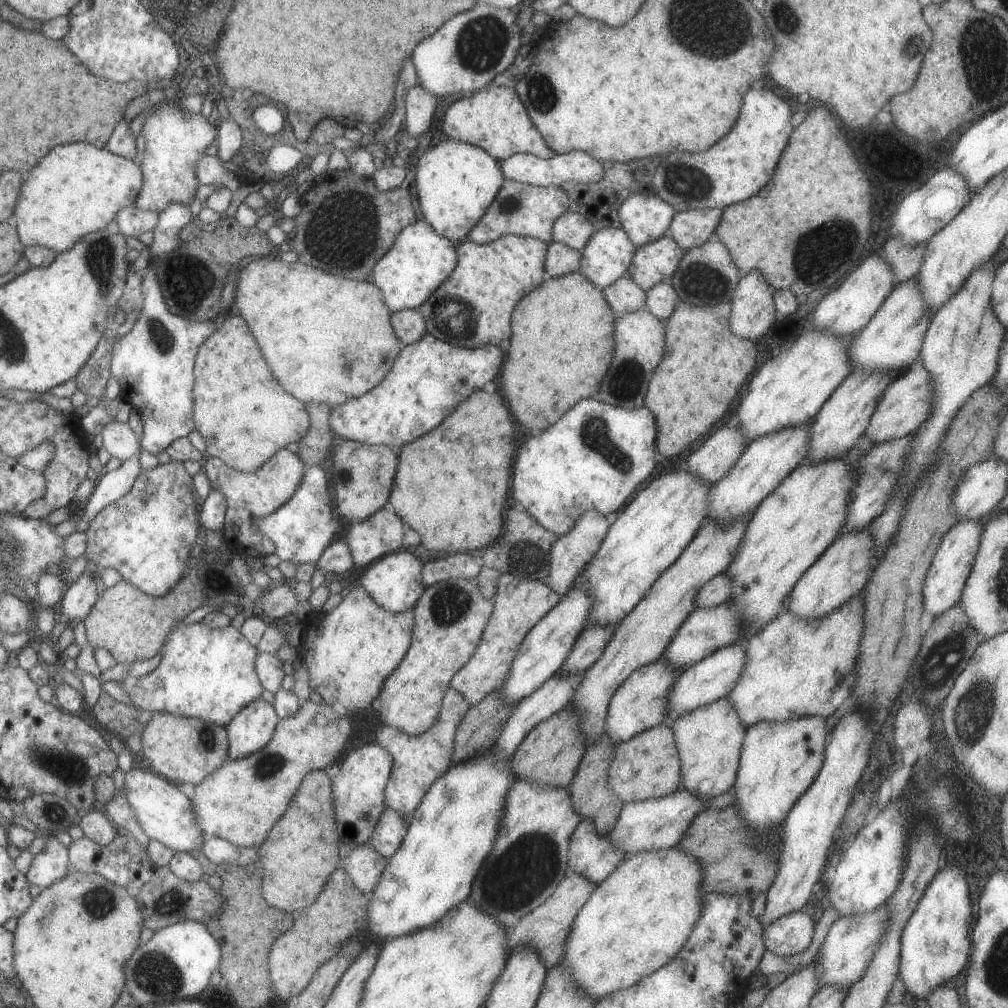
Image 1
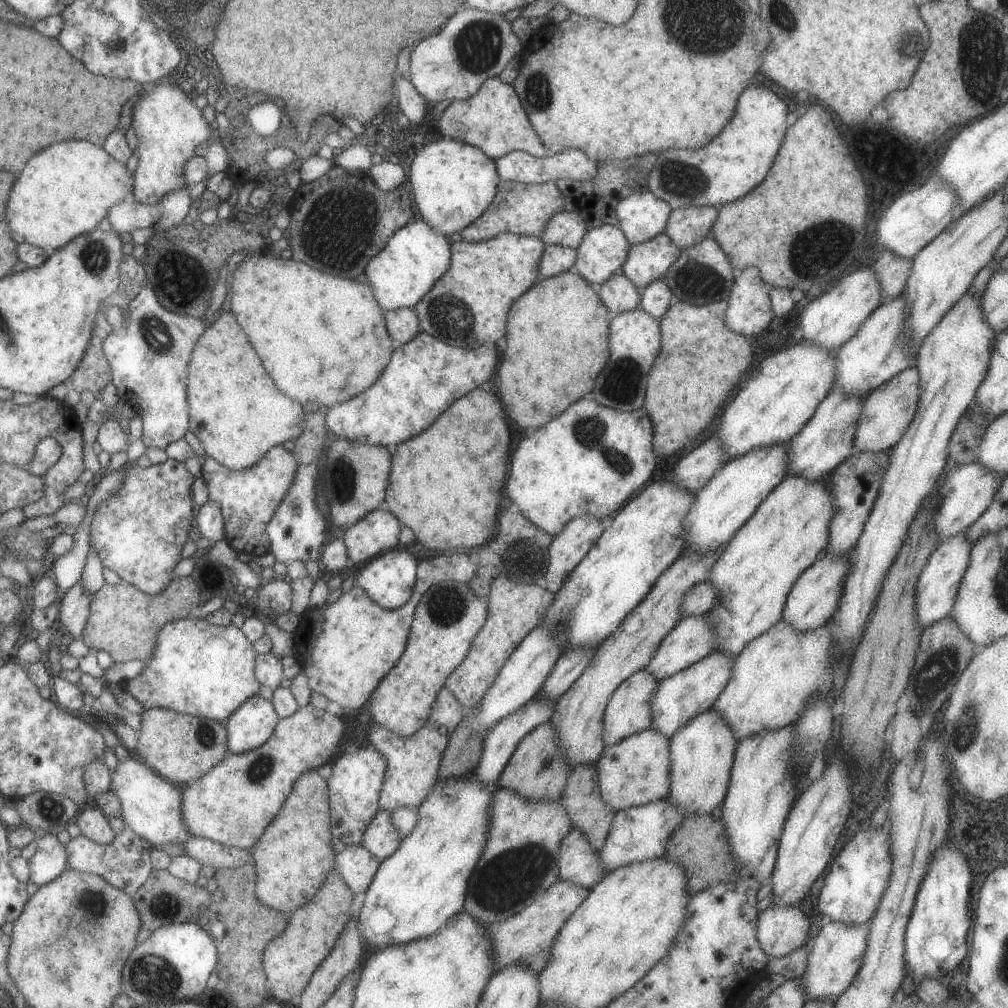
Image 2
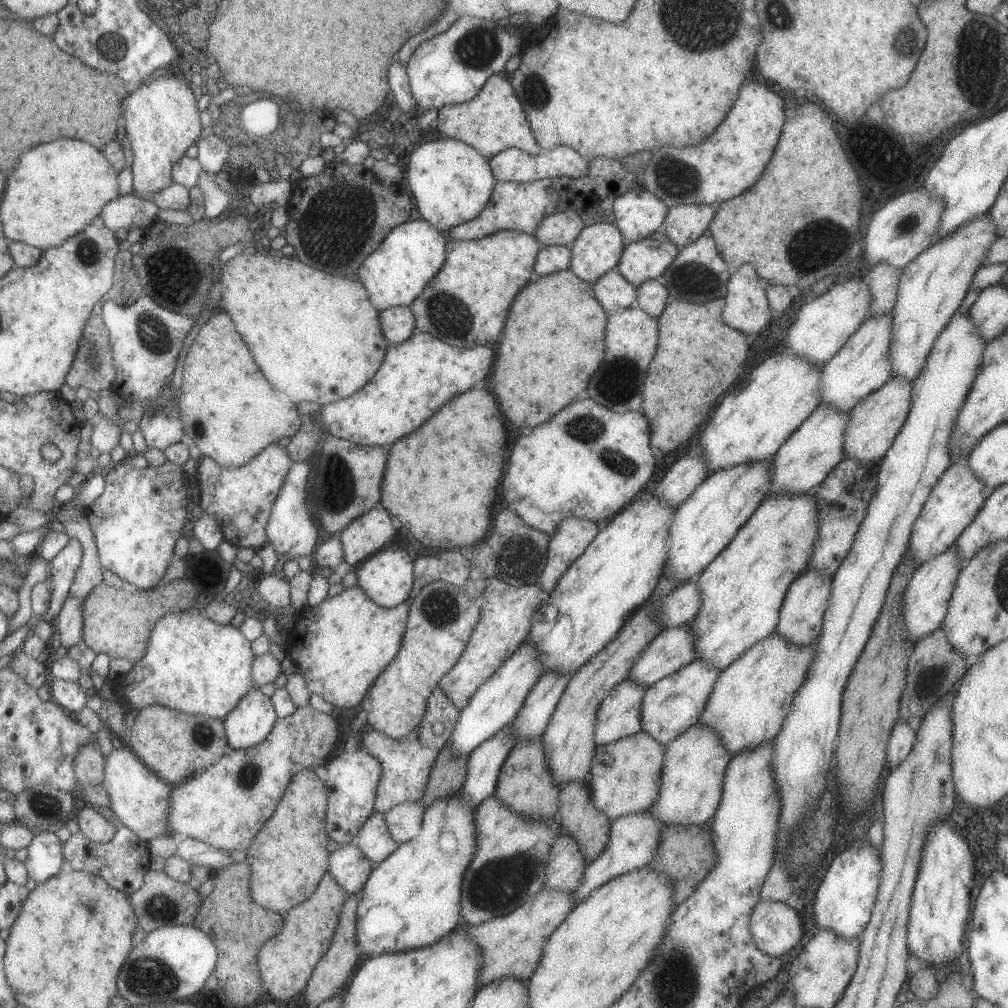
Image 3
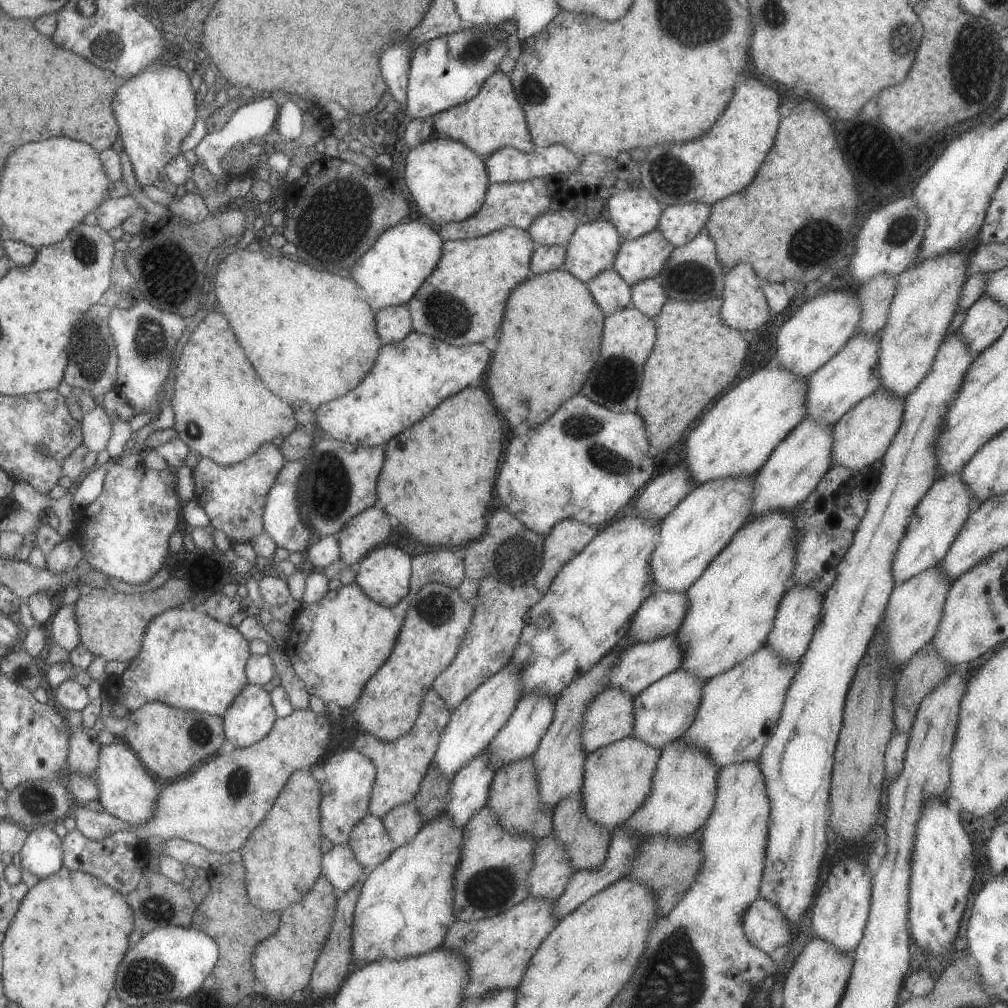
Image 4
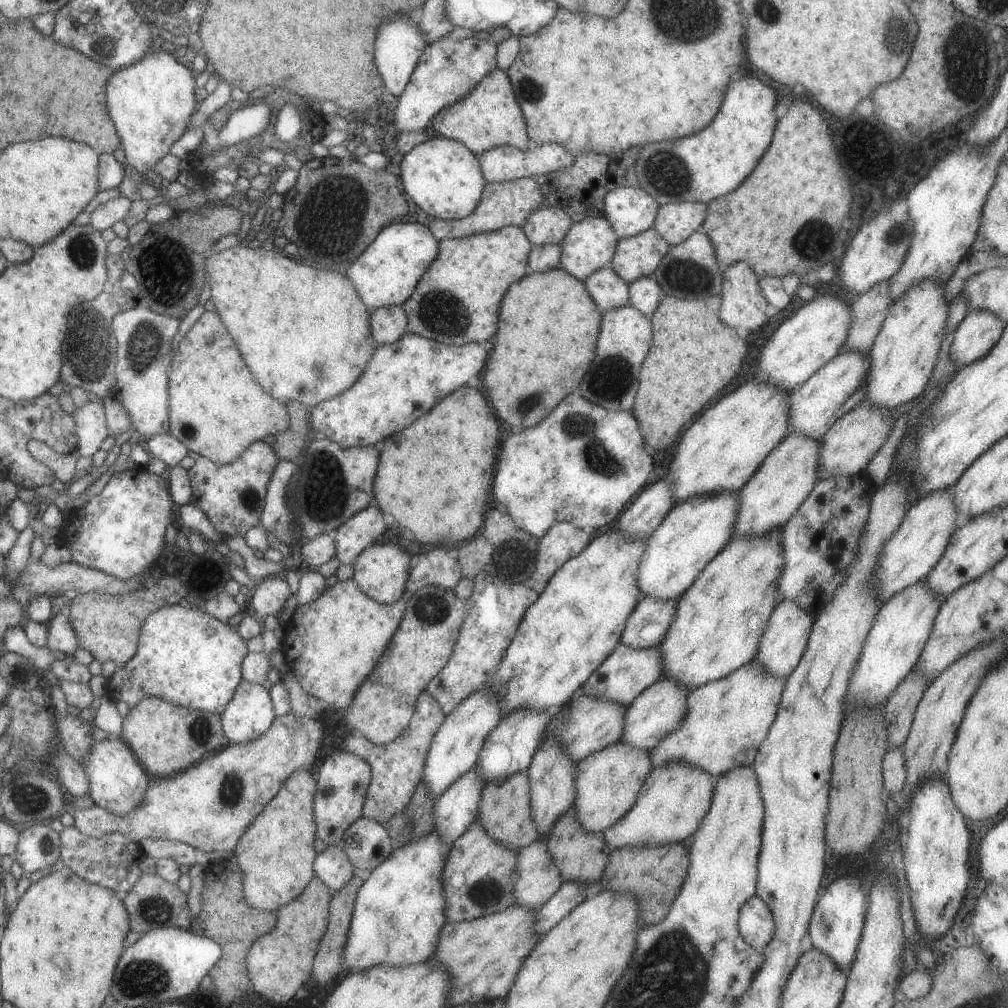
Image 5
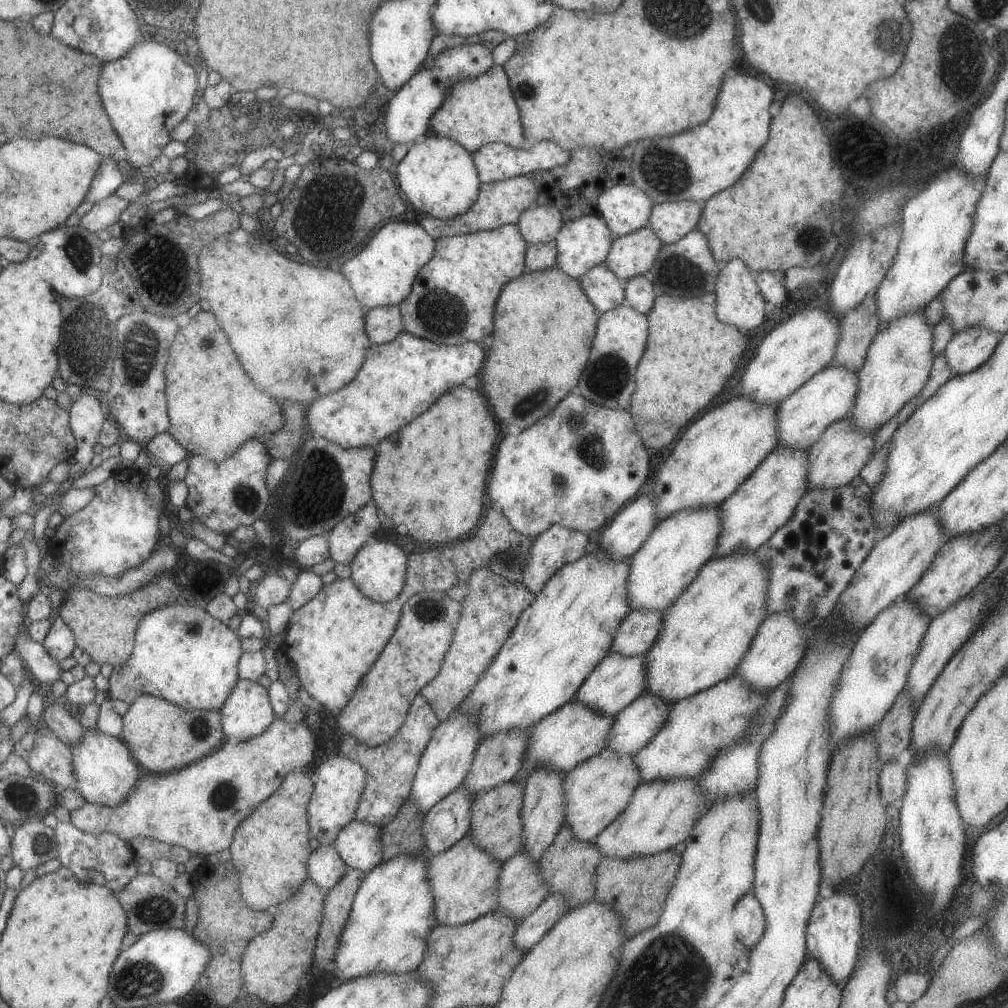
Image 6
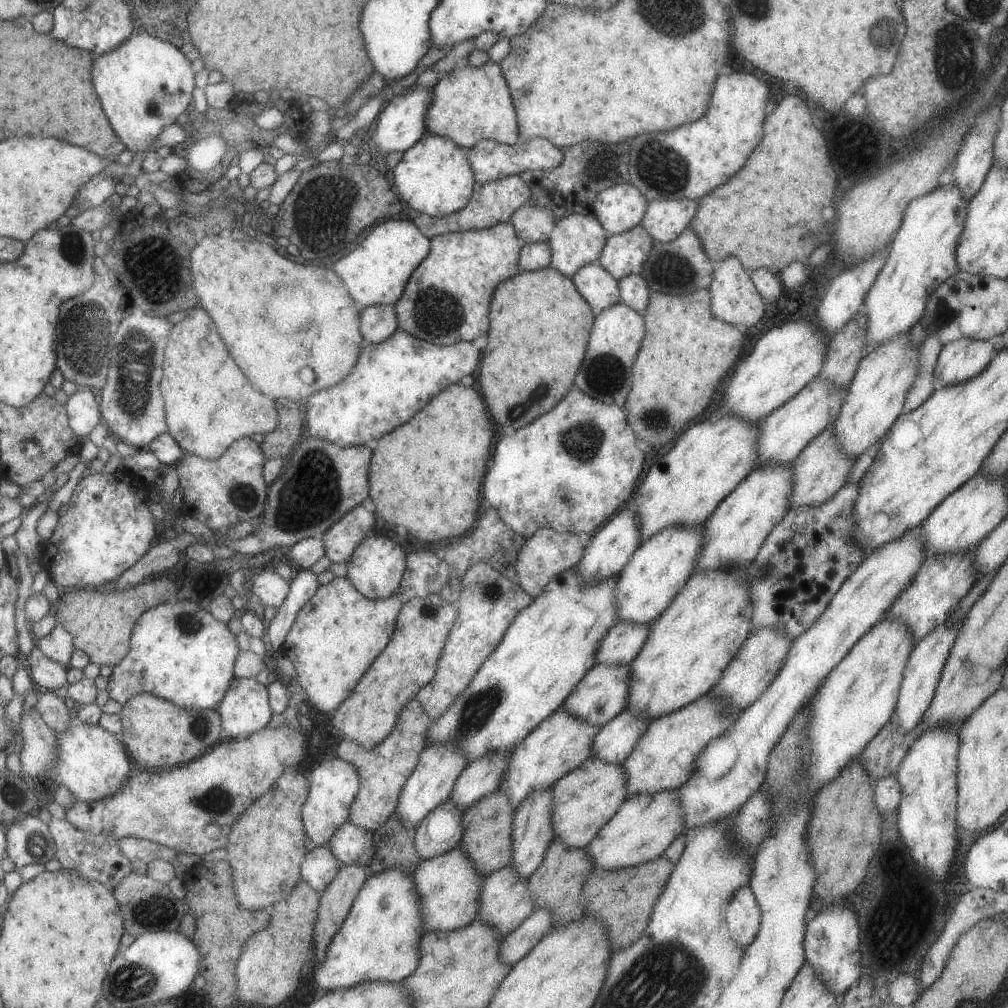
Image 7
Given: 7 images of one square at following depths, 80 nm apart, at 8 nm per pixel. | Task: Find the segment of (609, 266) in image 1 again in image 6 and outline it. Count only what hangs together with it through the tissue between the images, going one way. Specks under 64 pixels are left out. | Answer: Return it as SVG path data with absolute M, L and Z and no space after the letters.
M598 214L585 215L572 221L565 221L553 240L556 246L556 264L571 278L579 278L591 267L604 264L615 237L615 234L608 229L605 221Z

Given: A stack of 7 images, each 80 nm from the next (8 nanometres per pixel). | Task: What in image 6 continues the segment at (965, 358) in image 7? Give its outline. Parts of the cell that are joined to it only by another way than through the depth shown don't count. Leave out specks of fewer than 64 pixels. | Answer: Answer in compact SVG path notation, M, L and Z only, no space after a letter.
M969 325L953 334L943 350L951 376L981 366L991 356L997 343L997 334L977 325Z

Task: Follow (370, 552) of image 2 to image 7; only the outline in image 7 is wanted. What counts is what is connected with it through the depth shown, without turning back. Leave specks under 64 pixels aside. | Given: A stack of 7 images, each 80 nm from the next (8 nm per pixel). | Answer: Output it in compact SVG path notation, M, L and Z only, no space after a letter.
M359 505L349 510L322 535L324 556L331 563L347 565L351 552L366 538L371 526L374 526L373 512Z

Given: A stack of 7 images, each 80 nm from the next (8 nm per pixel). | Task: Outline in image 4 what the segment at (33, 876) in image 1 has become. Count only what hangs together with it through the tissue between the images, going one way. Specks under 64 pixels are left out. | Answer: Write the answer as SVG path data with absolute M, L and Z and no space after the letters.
M53 827L29 828L28 835L19 852L19 868L35 874L38 879L56 873L62 867L61 839Z

